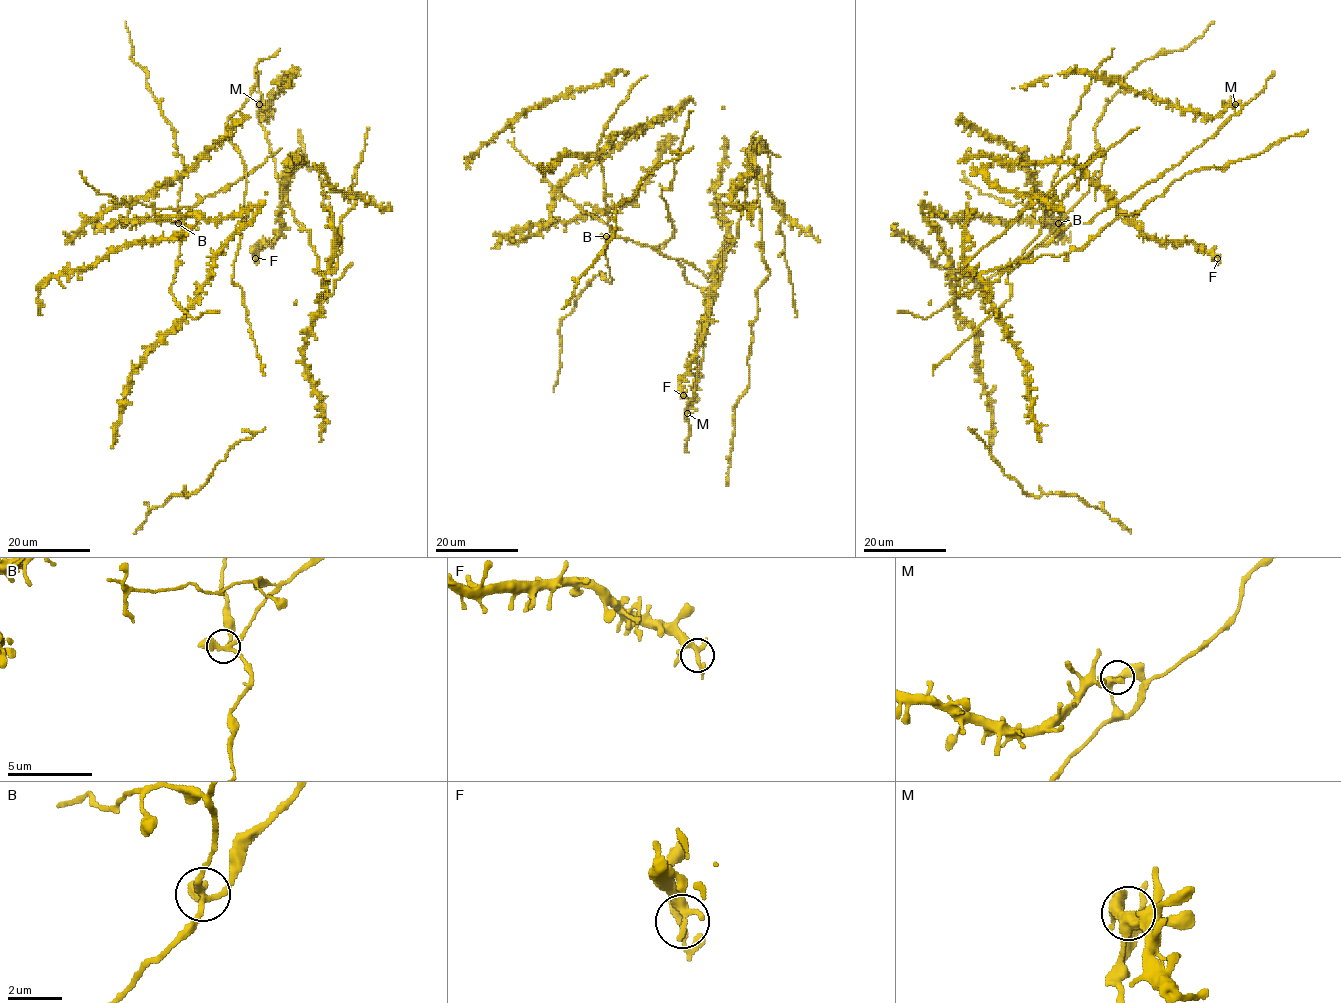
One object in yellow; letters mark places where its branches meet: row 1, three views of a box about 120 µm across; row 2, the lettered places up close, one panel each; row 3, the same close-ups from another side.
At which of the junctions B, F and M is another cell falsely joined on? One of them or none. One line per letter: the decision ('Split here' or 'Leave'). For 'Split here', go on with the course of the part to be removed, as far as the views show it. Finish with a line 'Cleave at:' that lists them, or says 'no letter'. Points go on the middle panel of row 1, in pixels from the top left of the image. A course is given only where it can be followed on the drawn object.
B: Split here. Course of the part to remove: (606, 236), (616, 238), (614, 229), (584, 212), (554, 188), (541, 172), (507, 140)
F: Leave
M: Leave
Cleave at: B

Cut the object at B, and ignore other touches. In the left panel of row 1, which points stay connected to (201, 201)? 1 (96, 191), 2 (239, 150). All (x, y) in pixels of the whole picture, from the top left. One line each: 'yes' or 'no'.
1: yes
2: no

